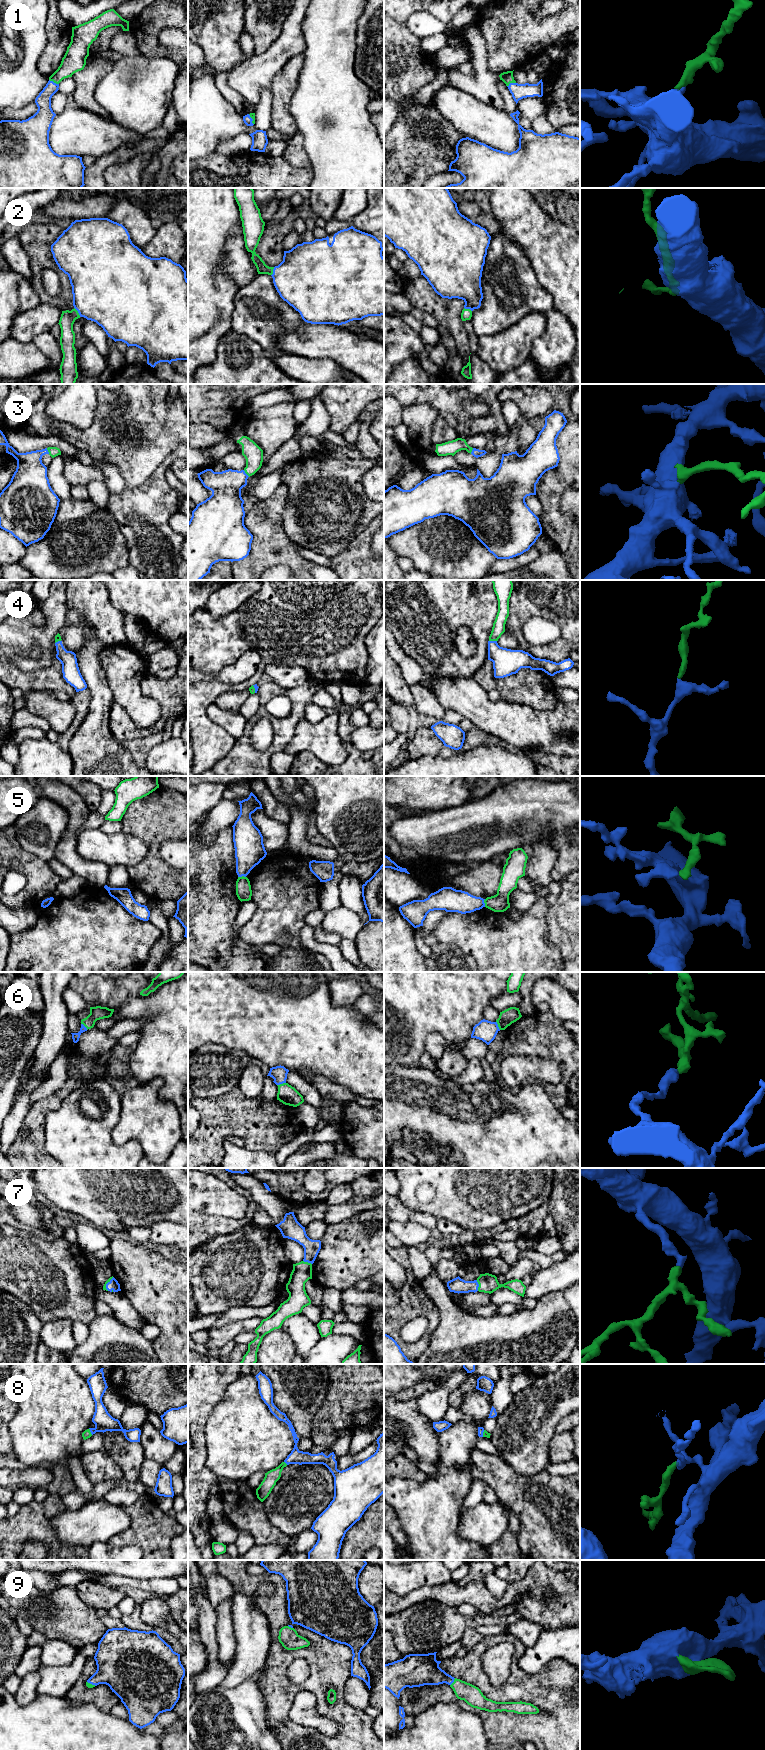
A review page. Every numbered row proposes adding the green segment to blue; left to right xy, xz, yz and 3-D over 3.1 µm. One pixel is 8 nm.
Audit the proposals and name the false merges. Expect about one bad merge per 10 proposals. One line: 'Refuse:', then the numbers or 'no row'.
Refuse: 5

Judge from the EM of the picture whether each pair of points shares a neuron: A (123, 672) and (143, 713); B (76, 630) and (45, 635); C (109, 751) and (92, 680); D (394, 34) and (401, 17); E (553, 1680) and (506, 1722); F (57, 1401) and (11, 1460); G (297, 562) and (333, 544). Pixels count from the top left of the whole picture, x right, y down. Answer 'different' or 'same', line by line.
A: same
B: different
C: same
D: different
E: same
F: different
G: different

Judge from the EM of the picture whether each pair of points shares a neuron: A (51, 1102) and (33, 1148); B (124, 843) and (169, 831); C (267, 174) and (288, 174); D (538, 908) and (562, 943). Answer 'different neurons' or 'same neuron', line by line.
A: same neuron
B: different neurons
C: same neuron
D: different neurons

